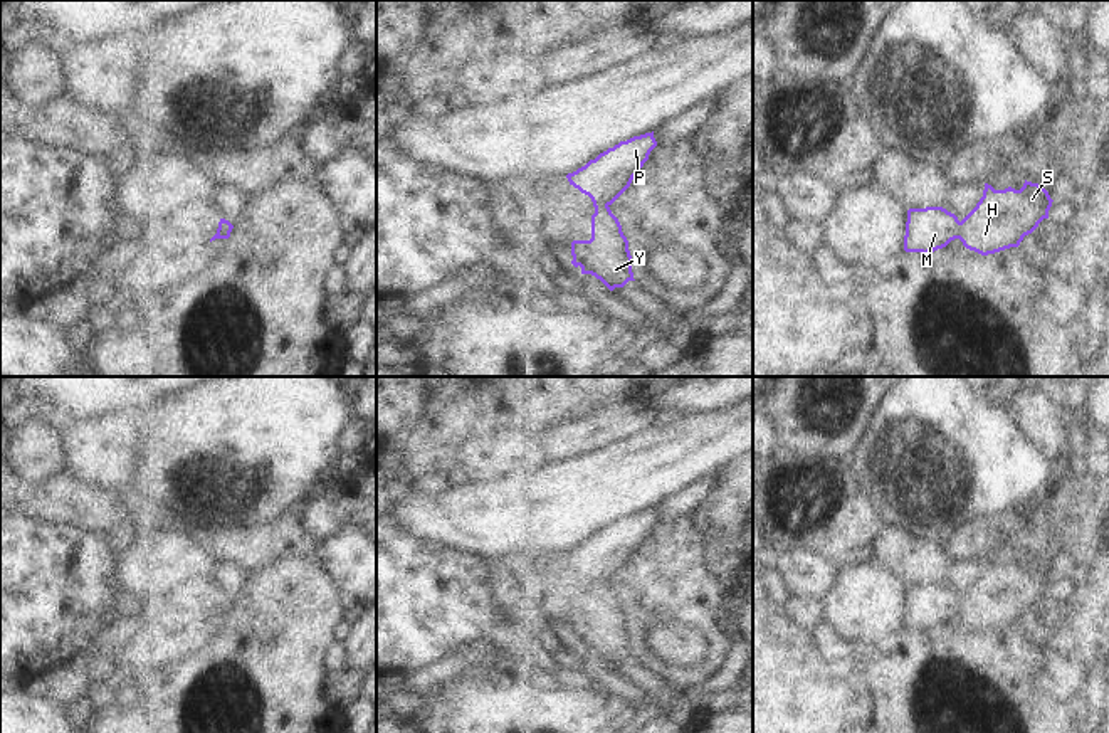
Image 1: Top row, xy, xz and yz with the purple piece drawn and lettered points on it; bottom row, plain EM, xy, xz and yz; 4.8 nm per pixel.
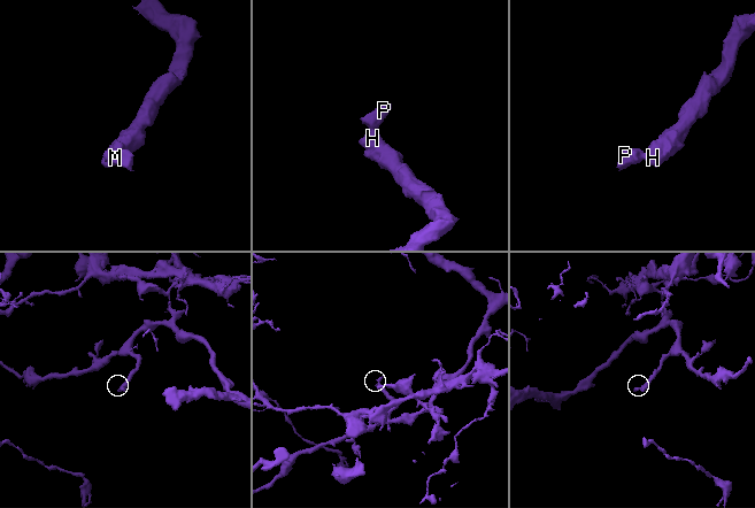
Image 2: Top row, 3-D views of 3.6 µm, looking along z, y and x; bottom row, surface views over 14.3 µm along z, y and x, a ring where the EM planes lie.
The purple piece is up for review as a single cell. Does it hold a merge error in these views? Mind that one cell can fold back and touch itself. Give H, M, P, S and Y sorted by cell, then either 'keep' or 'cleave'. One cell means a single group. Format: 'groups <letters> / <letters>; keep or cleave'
groups H S Y / M P; cleave

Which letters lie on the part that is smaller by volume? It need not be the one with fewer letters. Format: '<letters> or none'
M, P.

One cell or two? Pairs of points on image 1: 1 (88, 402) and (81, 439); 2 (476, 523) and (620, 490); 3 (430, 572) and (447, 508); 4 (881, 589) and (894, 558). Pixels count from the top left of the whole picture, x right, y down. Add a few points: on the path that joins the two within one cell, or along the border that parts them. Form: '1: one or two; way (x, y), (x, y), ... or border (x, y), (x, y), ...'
1: two; border (98, 412), (93, 416)
2: one; way (511, 516), (560, 503), (585, 490)
3: two; border (402, 530), (422, 538), (446, 542), (476, 555)
4: two; border (864, 553), (889, 569), (908, 585)

